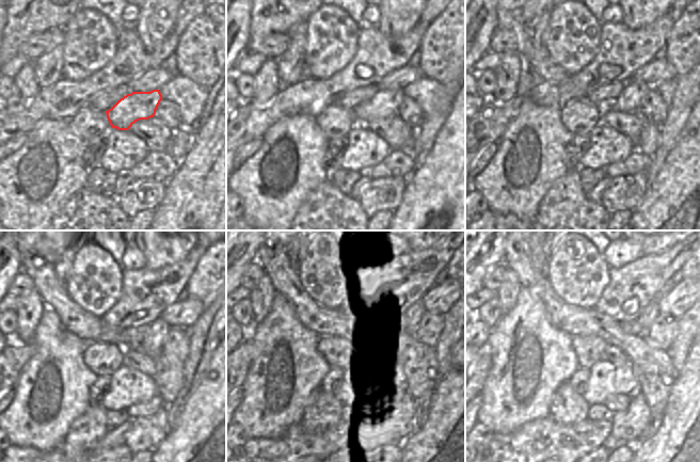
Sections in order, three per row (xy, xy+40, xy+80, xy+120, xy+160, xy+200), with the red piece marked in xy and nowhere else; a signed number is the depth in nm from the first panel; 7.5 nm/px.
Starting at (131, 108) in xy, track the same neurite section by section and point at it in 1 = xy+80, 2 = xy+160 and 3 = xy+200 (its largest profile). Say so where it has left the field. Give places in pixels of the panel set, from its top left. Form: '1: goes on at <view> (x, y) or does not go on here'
1: goes on at xy+80 (631, 98)
2: goes on at xy+160 (409, 317)
3: goes on at xy+200 (651, 312)

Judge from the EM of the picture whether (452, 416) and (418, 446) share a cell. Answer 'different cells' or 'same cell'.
same cell

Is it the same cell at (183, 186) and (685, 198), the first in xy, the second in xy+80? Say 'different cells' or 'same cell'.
same cell

